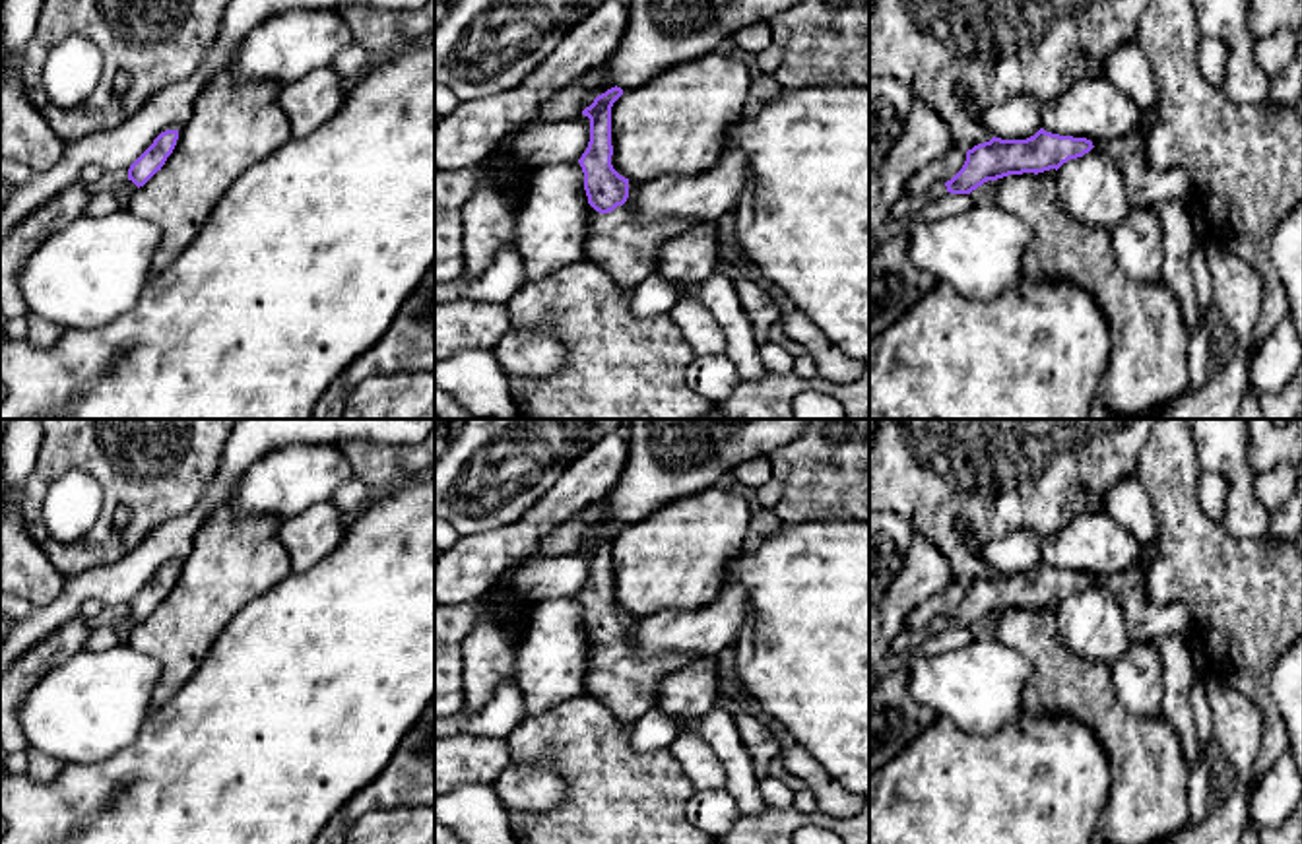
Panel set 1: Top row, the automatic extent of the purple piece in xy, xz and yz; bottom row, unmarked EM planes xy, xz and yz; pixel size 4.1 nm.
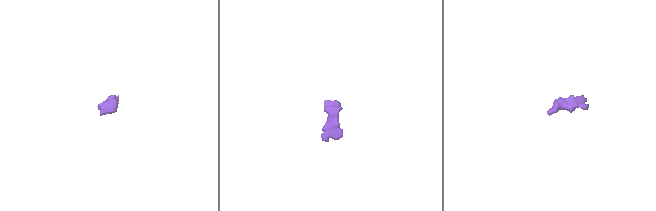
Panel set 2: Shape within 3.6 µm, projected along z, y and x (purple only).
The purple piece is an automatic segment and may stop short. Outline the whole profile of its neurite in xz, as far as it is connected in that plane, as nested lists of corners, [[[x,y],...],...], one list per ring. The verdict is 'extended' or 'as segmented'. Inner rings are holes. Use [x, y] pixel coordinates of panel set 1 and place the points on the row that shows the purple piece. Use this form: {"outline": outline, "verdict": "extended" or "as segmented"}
{"outline": [[[615,85],[582,111],[590,118],[590,142],[578,163],[588,204],[596,210],[584,258],[631,293],[656,272],[664,244],[693,233],[699,221],[658,217],[642,225],[625,206],[642,182],[621,177],[611,165],[611,107],[621,95],[623,89]]], "verdict": "extended"}

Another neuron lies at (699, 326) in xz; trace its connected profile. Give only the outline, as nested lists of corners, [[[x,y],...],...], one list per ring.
[[[679,299],[679,303],[667,314],[683,332],[695,355],[724,353],[724,332],[700,301]]]

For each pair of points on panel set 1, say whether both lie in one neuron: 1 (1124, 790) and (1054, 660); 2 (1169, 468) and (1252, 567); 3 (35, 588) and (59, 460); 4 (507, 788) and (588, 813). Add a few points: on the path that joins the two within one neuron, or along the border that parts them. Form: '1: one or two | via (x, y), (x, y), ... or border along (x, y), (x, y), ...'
1: one | via (1124, 757), (1124, 736), (1083, 693)
2: one | via (1174, 497), (1176, 509), (1223, 555)
3: two | border along (24, 507), (26, 532), (66, 579)
4: two | border along (561, 775), (559, 804), (515, 811)

